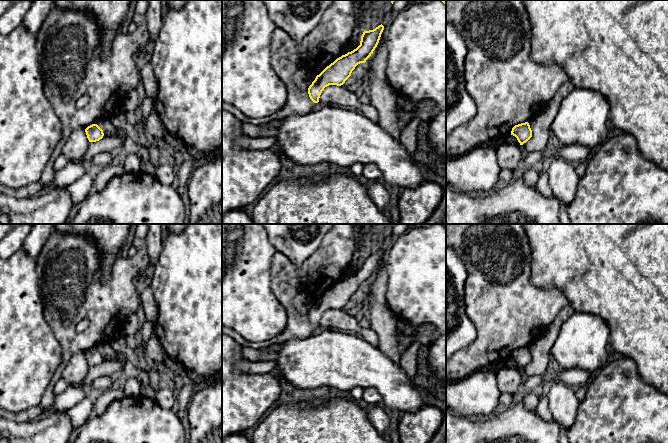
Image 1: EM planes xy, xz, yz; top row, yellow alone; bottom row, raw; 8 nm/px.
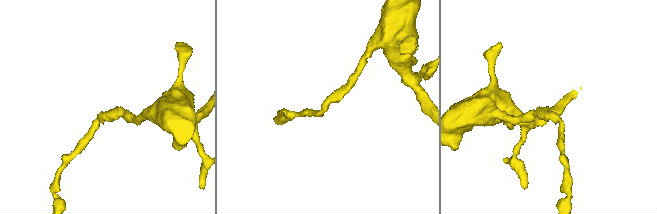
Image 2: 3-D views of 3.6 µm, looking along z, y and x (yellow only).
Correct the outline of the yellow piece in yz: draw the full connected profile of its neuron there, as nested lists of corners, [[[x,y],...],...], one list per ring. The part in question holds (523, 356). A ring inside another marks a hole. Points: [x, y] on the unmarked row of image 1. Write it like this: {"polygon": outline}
{"polygon": [[[528,346],[515,349],[512,352],[511,359],[515,360],[520,367],[523,369],[532,361],[532,354]]]}

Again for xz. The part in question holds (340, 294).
{"polygon": [[[381,248],[373,254],[364,255],[360,269],[351,276],[337,282],[327,290],[308,312],[310,323],[319,326],[320,319],[329,309],[341,310],[351,300],[352,295],[360,287],[365,287],[377,271],[384,250]]]}

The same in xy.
{"polygon": [[[92,348],[85,353],[89,366],[96,366],[103,362],[103,354],[97,349]]]}

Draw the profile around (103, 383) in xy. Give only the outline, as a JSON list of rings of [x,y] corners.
[[[102,376],[93,380],[90,384],[92,385],[93,388],[105,391],[111,388],[113,380],[114,377],[112,376]]]

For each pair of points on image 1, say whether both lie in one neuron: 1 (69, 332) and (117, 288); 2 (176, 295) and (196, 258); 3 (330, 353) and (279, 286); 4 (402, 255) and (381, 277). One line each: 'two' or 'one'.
1: one
2: one
3: two
4: two

